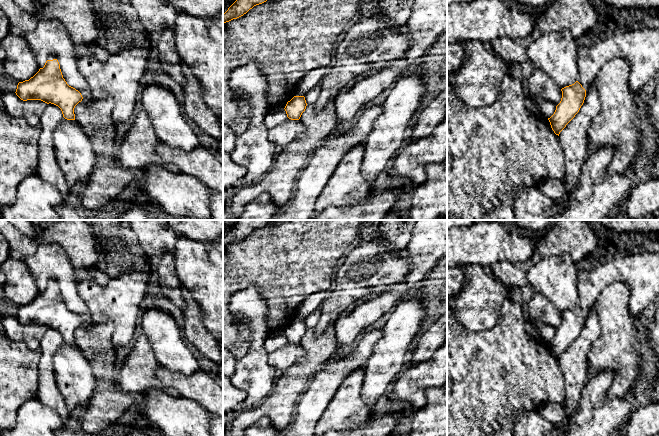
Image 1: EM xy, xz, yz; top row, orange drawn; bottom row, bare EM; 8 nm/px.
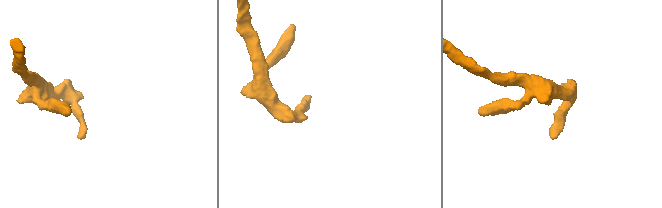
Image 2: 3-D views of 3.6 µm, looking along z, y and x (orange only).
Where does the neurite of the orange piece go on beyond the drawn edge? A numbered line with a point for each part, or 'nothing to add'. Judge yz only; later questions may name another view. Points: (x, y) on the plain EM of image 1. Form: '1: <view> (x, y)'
1: yz (640, 271)

